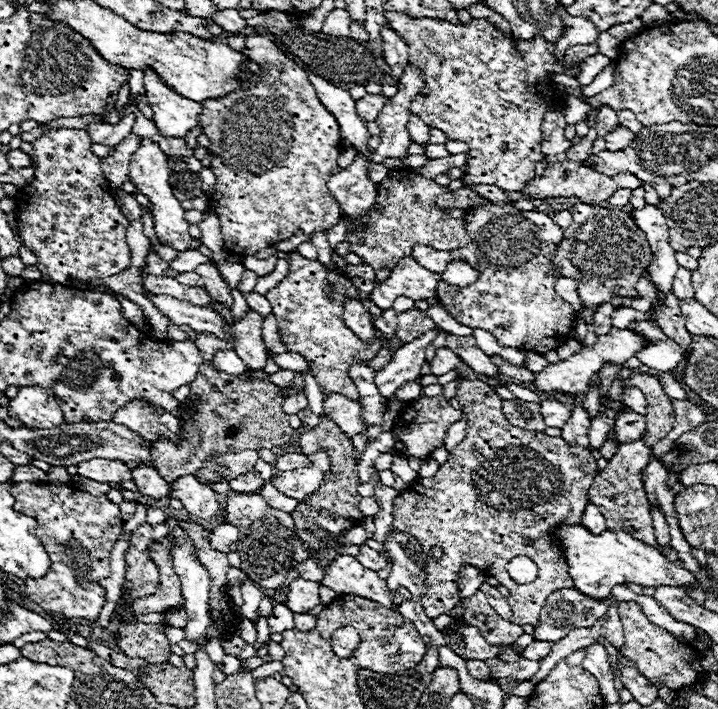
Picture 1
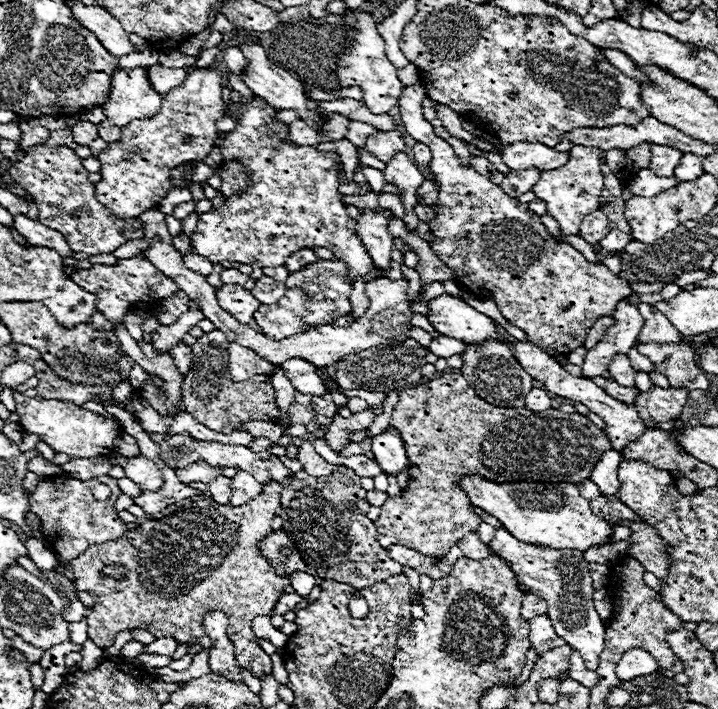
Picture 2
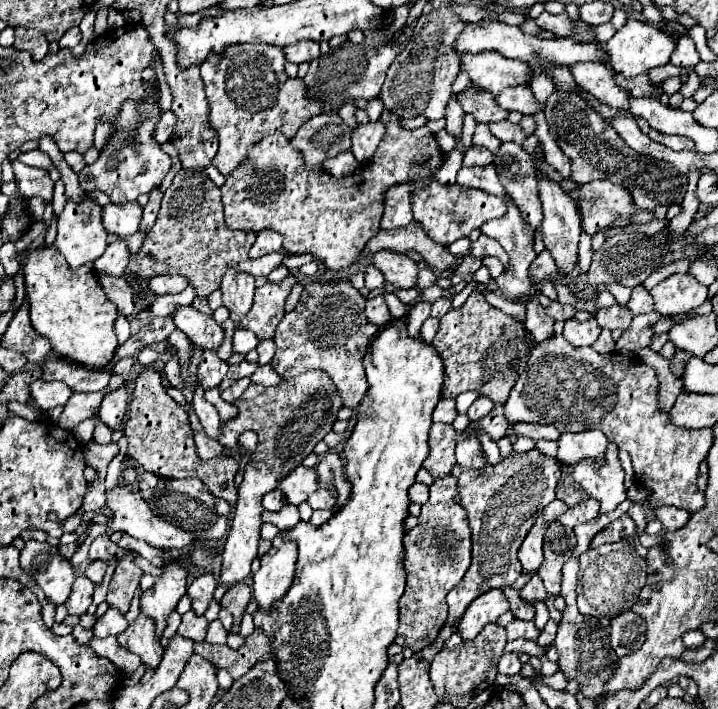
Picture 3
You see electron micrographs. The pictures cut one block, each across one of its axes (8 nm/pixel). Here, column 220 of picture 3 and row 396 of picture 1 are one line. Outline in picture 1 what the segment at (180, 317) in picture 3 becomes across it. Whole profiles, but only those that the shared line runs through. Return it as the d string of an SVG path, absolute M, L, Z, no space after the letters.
M330 394L324 400L324 414L334 420L346 436L356 436L368 430L368 424L362 420L362 406L358 402L346 400L344 396Z

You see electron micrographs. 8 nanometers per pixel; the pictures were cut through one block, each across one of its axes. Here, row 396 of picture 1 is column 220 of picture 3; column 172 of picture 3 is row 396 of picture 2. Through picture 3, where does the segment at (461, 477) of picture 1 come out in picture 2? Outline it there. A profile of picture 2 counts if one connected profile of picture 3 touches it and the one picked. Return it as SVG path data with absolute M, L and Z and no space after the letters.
M442 374L426 384L400 392L400 400L392 412L392 428L402 432L406 440L408 466L420 472L408 472L410 484L400 496L392 496L394 504L384 504L380 518L374 522L378 530L380 544L388 548L390 544L408 546L424 556L442 560L448 550L458 544L466 534L476 532L484 522L474 510L466 492L454 482L454 476L480 474L486 480L496 482L570 482L580 484L590 478L590 472L598 464L606 450L612 450L610 440L582 414L564 414L560 410L530 412L528 408L496 408L478 398L474 388L468 386L462 374Z

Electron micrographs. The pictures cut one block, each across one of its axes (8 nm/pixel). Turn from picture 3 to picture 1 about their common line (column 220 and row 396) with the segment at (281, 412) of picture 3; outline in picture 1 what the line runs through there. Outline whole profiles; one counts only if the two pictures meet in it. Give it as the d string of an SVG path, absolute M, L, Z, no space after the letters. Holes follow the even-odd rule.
M612 328L606 336L600 336L596 340L596 344L592 346L584 346L578 354L570 356L568 360L564 362L558 362L558 364L548 364L542 372L534 374L534 386L536 390L542 390L542 392L558 392L558 394L570 394L574 398L582 398L586 396L588 388L590 388L590 380L592 376L600 370L600 366L604 362L612 362L612 364L624 364L628 358L632 358L636 352L640 352L642 348L646 346L646 340L636 336L632 330L616 330ZM443 395L430 398L420 398L410 402L402 412L398 414L394 426L392 426L392 438L394 438L394 450L400 456L406 458L418 458L418 460L428 460L428 456L444 446L444 437L447 428L462 418L460 411L452 408Z

